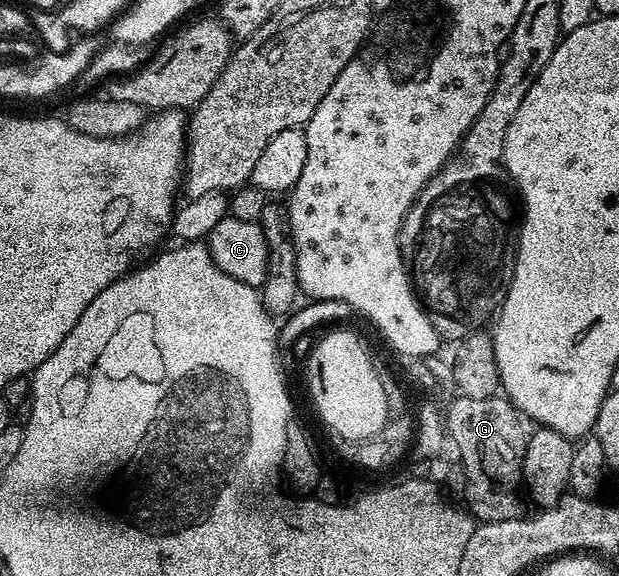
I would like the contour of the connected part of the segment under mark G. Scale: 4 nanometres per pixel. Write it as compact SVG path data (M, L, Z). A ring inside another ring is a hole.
M495 395L484 399L456 396L446 409L444 429L449 440L458 448L466 487L465 508L479 522L507 521L523 516L524 482L522 458L526 455L527 430L522 430L520 414L505 396Z

